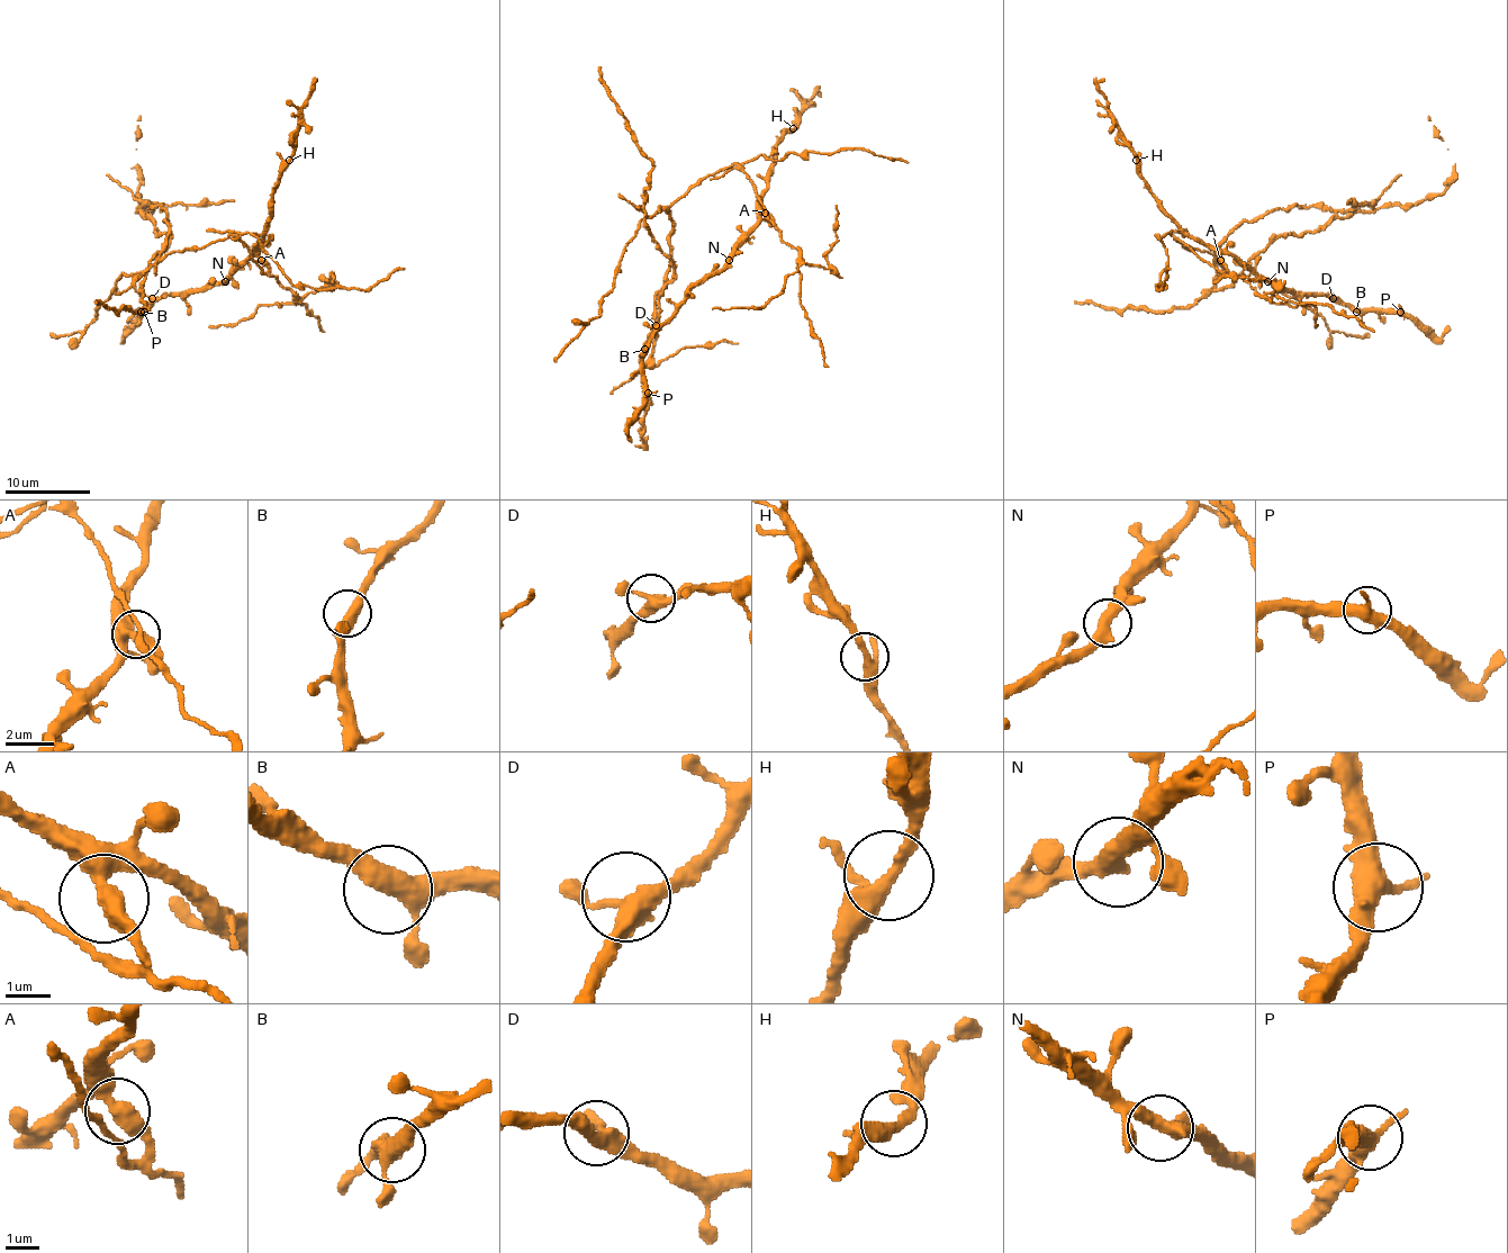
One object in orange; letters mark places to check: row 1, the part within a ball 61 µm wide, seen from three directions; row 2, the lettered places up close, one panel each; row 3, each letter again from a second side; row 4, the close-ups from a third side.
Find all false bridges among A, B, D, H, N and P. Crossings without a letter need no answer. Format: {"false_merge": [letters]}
{"false_merge": ["A"]}

